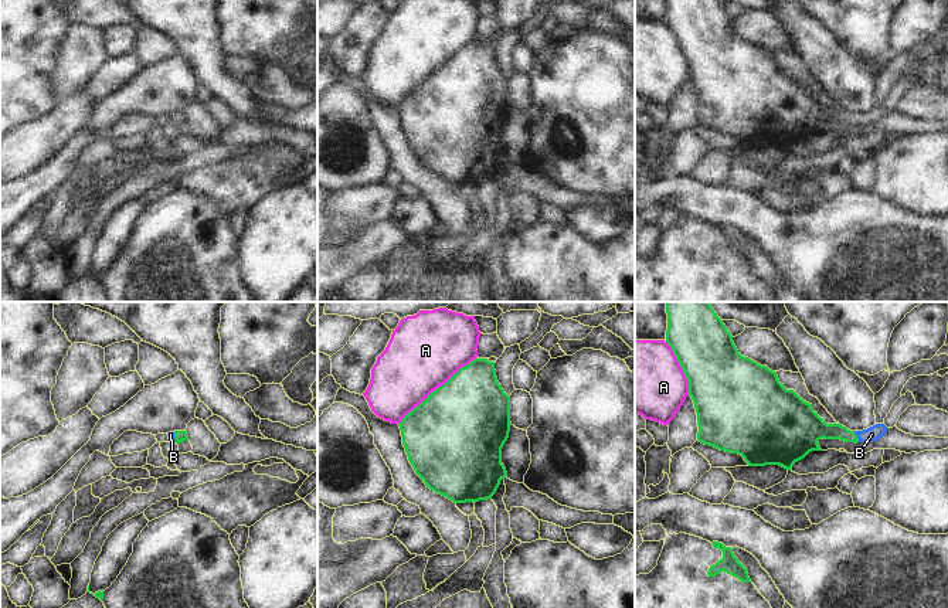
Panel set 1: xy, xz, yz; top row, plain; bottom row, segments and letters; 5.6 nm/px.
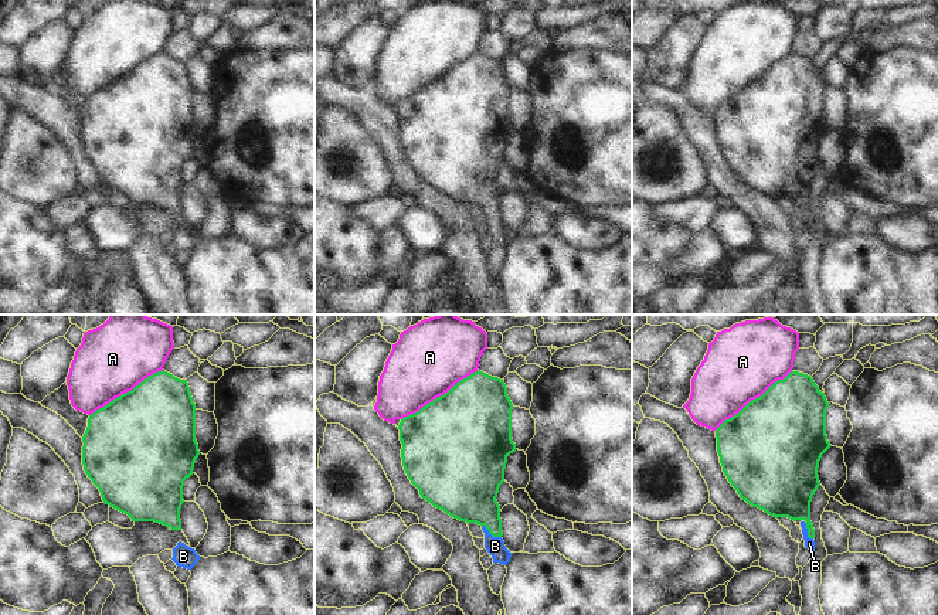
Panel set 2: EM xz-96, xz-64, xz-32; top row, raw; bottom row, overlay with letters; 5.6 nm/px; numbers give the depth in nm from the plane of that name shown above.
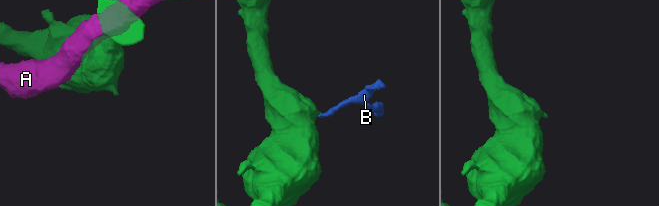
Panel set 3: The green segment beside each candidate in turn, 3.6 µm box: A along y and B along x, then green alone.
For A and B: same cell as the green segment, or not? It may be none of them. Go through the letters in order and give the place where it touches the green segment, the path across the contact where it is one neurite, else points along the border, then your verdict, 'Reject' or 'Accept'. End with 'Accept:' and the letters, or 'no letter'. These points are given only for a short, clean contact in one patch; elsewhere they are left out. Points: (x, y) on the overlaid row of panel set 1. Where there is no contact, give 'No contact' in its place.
A: Touches green at xz (437, 389). Reject
B: Touches green at yz (856, 437). Path across: yz (814, 428), (839, 431), (856, 437), (872, 434). Accept
Accept: B

